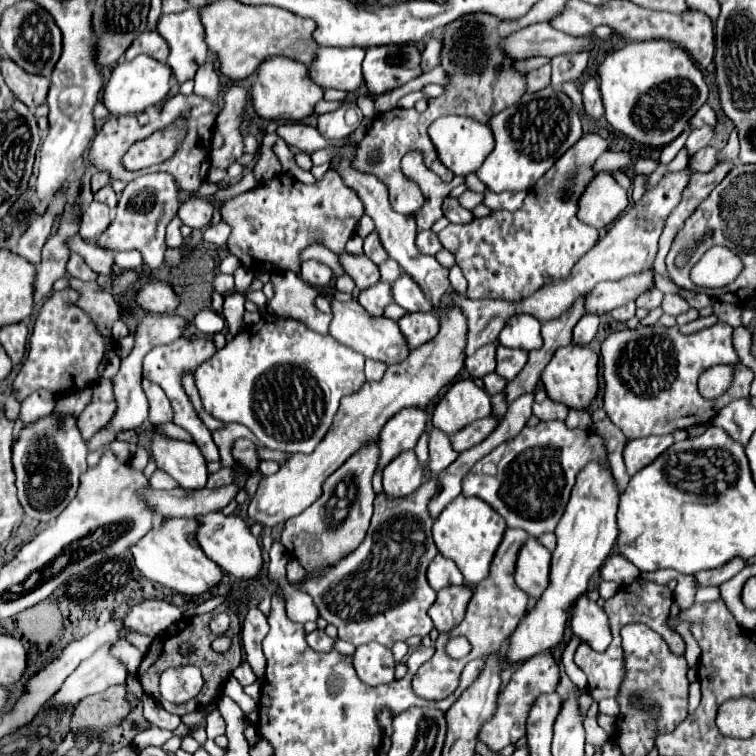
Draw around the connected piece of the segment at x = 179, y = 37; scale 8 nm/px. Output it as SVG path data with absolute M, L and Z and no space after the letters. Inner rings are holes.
M198 8L162 16L158 22L158 34L170 46L168 64L176 82L184 84L186 80L192 80L196 70L208 60L208 46L204 42Z

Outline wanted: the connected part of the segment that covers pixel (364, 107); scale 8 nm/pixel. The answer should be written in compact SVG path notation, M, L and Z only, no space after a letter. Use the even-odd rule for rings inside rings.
M358 96L356 98L356 106L360 108L360 112L364 114L364 118L374 118L376 110L374 110L374 100L370 96Z

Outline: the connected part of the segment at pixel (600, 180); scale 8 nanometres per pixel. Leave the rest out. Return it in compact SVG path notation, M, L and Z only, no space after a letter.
M600 172L592 178L578 200L578 220L588 226L604 228L628 208L628 194L608 174Z

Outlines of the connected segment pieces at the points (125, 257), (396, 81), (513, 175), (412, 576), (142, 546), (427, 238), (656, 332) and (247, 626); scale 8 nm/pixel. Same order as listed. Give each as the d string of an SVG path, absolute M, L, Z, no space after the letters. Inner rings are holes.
M137 250L119 252L116 254L114 263L123 270L140 270L143 267L142 255Z
M388 44L366 50L364 86L372 96L394 90L420 74L420 52L414 44Z
M552 86L538 90L536 94L524 94L518 104L494 114L488 122L496 146L484 164L476 170L476 176L488 186L492 192L506 190L524 190L528 192L568 150L582 138L582 122L572 100ZM514 120L514 130L512 130Z
M430 478L408 498L386 498L380 494L374 500L372 524L364 542L324 576L308 578L302 592L310 594L320 610L320 616L338 628L338 638L354 646L378 642L392 648L394 642L410 636L426 636L432 630L428 608L436 600L436 592L428 586L426 570L438 548L432 540L432 518L426 504L436 494L436 480Z
M164 518L156 524L138 544L130 548L136 560L136 568L152 582L158 582L166 588L172 588L180 594L194 596L206 592L210 586L218 584L222 570L206 558L196 542L196 520L188 518Z
M426 230L426 232L418 232L418 238L416 238L416 246L422 254L428 254L428 256L434 256L442 244L438 240L438 236L432 232L432 230Z
M718 322L716 326L710 326L706 330L694 332L694 334L680 334L678 328L662 328L660 324L656 326L638 326L634 330L618 330L610 334L602 342L602 364L604 364L604 410L608 412L608 418L624 432L628 440L640 438L640 436L662 436L670 434L674 430L686 430L694 424L708 424L714 416L716 410L722 410L728 402L746 398L750 392L750 382L754 378L752 370L744 366L736 354L736 348L732 344L732 332L734 328L728 324ZM726 364L734 368L734 380L732 386L718 396L716 400L708 400L698 392L698 378L702 372L706 372L712 366Z
M250 608L242 622L242 646L246 650L246 660L254 674L260 678L266 668L266 658L262 654L262 640L268 634L266 616L258 608Z

